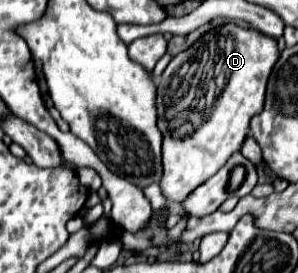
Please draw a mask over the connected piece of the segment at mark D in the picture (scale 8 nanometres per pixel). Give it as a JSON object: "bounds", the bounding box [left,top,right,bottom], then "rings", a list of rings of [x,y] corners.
{"bounds":[158,23,280,203],"rings":[[[228,23],[200,37],[190,49],[178,53],[164,69],[158,85],[158,127],[164,135],[162,163],[164,175],[160,181],[162,195],[166,201],[184,203],[184,199],[204,181],[208,181],[234,153],[240,151],[244,137],[248,135],[250,117],[262,111],[264,91],[268,75],[278,61],[280,51],[276,39],[260,35],[252,29],[242,29],[236,23]]]}

